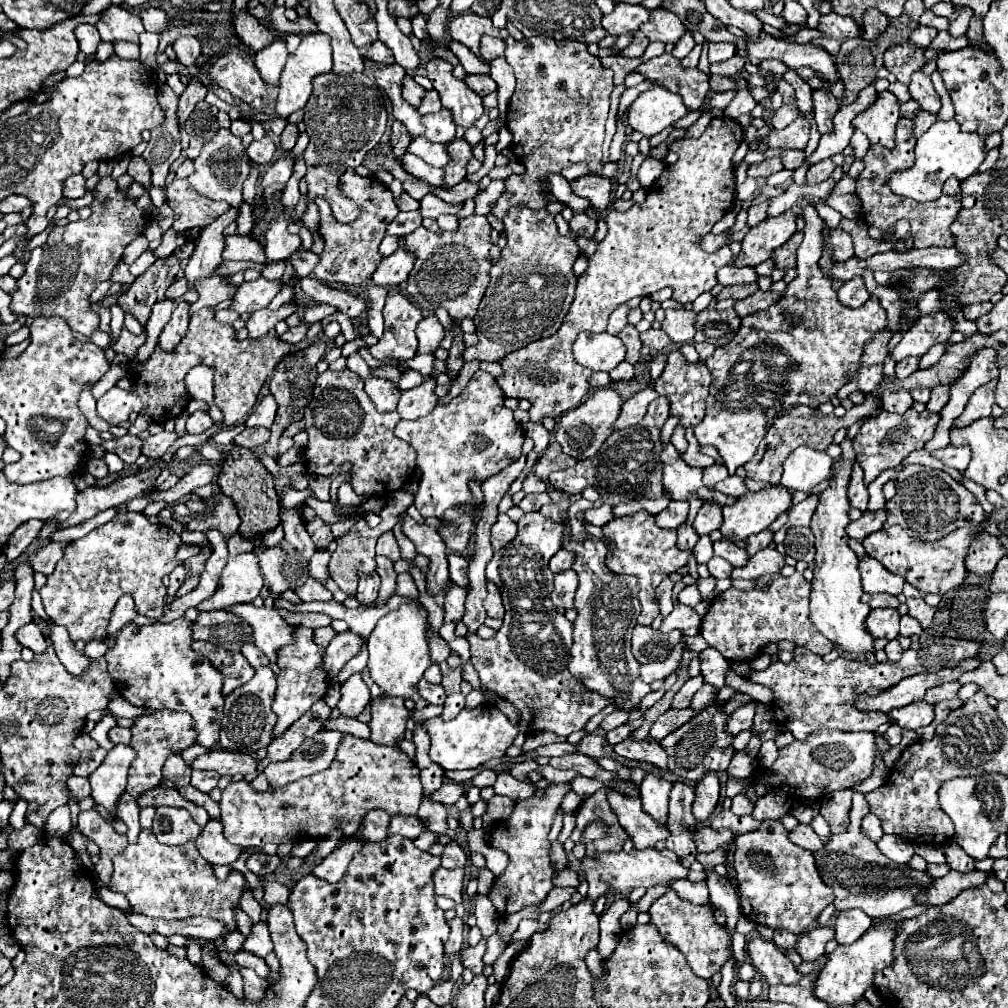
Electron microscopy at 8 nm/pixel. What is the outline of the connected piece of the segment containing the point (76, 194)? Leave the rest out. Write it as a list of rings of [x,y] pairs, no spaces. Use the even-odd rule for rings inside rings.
[[[82,174],[68,176],[68,180],[64,180],[64,196],[66,198],[82,198],[86,194],[84,182],[86,182],[86,178]]]

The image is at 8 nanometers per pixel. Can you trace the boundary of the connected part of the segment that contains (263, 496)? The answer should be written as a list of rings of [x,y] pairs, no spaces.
[[[234,446],[228,452],[228,456],[222,464],[222,472],[218,476],[218,484],[220,484],[220,490],[234,502],[238,516],[242,518],[238,534],[244,540],[262,538],[268,530],[272,530],[280,524],[280,504],[278,504],[278,494],[274,490],[272,476],[250,450]]]

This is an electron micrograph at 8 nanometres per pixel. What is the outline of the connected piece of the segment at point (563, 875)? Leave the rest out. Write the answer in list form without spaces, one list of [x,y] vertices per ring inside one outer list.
[[[566,866],[564,870],[560,870],[556,876],[554,876],[554,886],[560,886],[560,888],[568,888],[568,886],[578,886],[580,884],[580,880],[578,880],[578,874],[570,868],[570,866]]]

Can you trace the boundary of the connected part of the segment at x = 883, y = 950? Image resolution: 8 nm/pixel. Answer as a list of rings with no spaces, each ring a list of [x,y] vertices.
[[[886,920],[878,926],[872,926],[866,930],[866,934],[856,940],[854,944],[848,946],[838,946],[830,956],[826,966],[820,970],[818,980],[816,980],[816,990],[814,996],[828,1002],[830,1006],[840,1006],[840,1004],[854,1004],[858,1002],[864,992],[872,986],[872,980],[876,972],[892,964],[894,958],[894,938],[900,922],[898,920]]]

